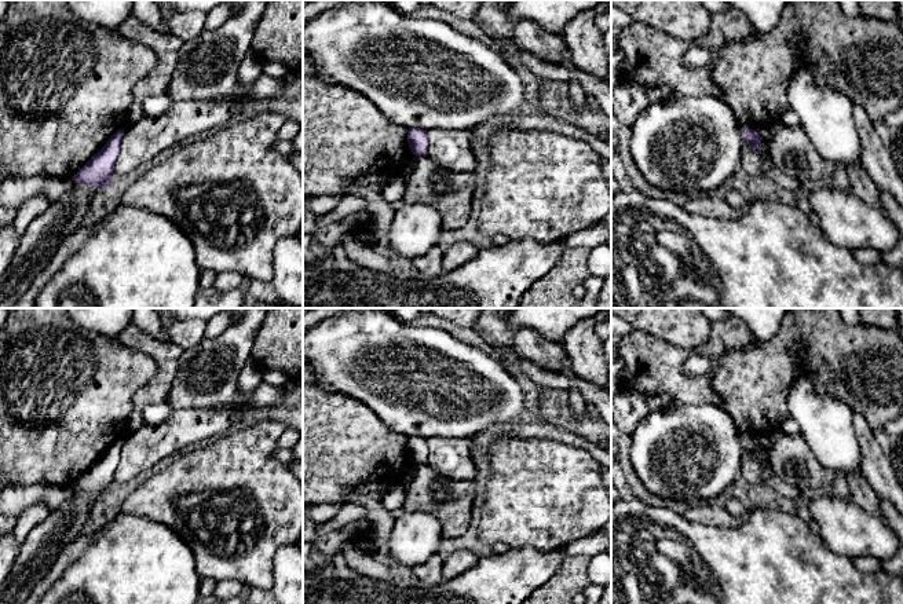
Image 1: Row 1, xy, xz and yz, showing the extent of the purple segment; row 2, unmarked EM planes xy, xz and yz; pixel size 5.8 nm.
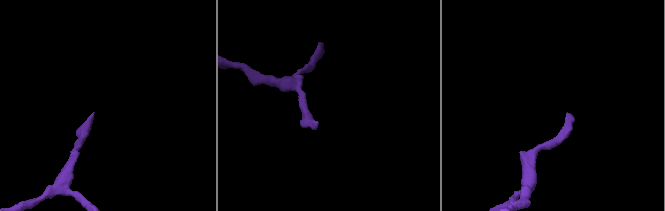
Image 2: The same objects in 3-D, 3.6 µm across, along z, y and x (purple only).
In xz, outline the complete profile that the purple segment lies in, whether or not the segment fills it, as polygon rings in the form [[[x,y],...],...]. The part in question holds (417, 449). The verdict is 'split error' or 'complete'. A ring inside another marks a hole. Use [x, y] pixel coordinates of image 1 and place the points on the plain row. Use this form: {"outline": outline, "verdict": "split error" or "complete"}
{"outline": [[[421,436],[407,438],[407,451],[416,465],[425,464],[428,458],[427,439]]], "verdict": "complete"}

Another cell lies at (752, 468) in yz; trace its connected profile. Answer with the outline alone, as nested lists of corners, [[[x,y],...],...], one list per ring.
[[[761,447],[761,454],[758,458],[753,458],[747,451],[742,453],[741,461],[741,475],[750,483],[761,483],[761,473],[764,469],[771,469],[771,462],[768,458],[768,450]]]

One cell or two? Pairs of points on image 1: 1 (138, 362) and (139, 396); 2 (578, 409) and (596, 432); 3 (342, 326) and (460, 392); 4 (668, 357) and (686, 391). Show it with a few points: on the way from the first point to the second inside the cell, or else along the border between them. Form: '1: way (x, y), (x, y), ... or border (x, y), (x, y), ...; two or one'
1: border (157, 362), (154, 374), (134, 394), (132, 407); two
2: border (567, 391), (570, 409), (580, 417); two
3: way (370, 355), (397, 370), (431, 384); one
4: way (668, 365), (668, 373), (677, 383); one

